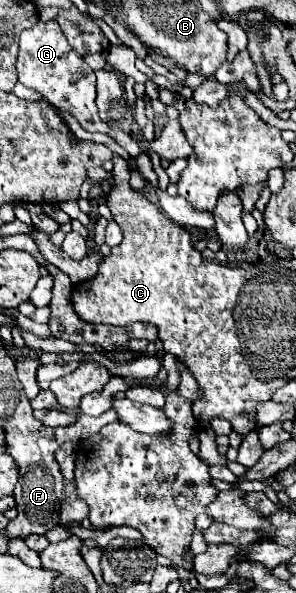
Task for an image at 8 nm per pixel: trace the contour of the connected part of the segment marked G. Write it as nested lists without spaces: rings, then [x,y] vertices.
[[[56,19],[52,21],[38,21],[32,29],[24,31],[20,35],[20,53],[18,53],[18,77],[20,83],[28,89],[34,89],[42,95],[44,101],[52,103],[54,107],[68,111],[70,115],[74,115],[80,125],[86,131],[100,131],[104,135],[108,135],[110,139],[114,139],[120,147],[124,147],[130,153],[138,153],[138,141],[118,129],[110,129],[100,117],[98,117],[98,109],[96,109],[96,77],[94,71],[86,65],[84,57],[80,57],[66,41],[60,25]]]

